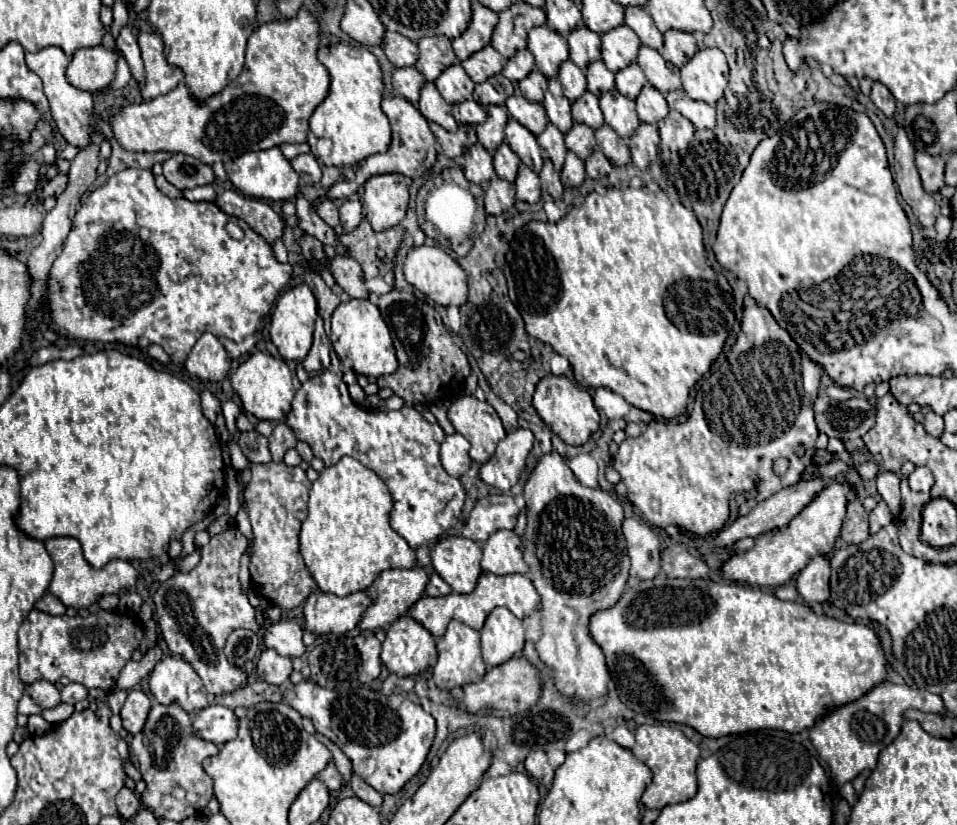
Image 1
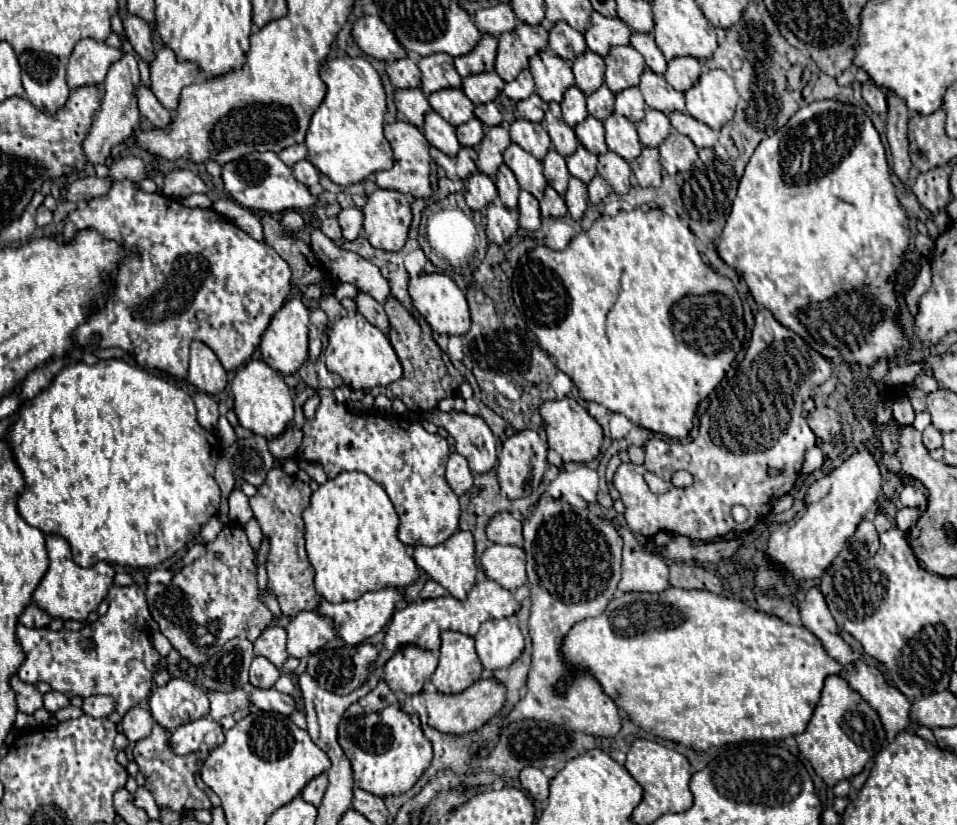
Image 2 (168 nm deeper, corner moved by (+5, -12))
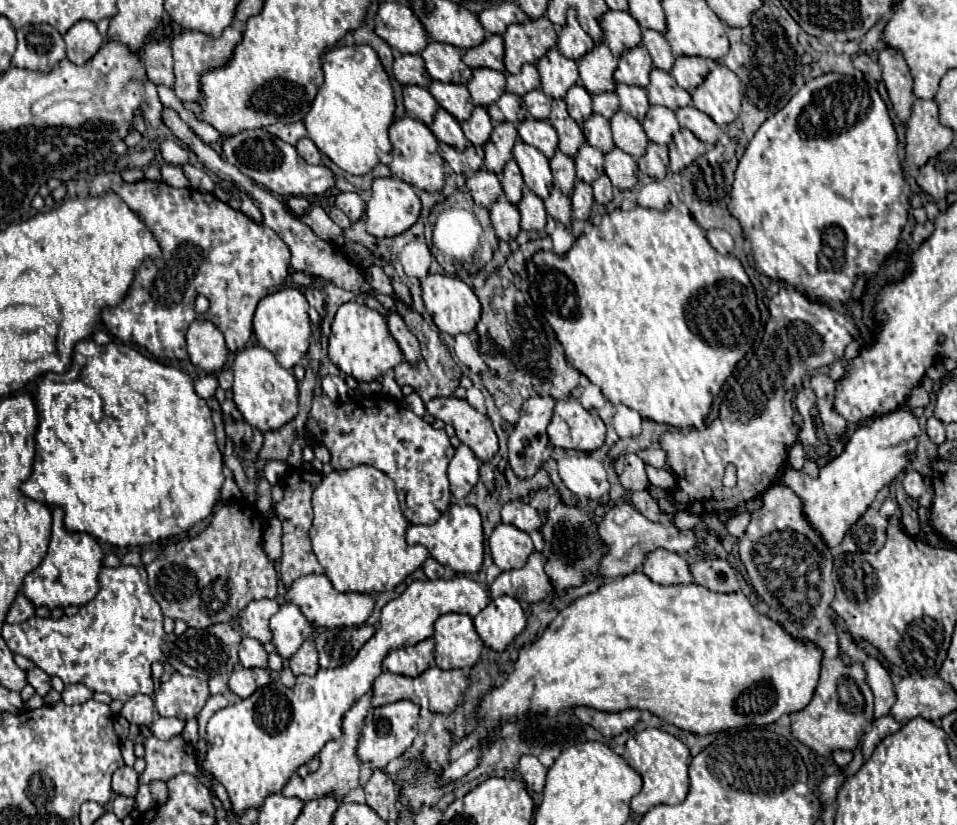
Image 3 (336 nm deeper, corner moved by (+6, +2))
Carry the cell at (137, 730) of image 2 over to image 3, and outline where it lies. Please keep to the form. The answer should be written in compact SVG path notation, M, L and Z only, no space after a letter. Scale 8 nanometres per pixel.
M136 694L132 696L124 708L122 708L122 716L130 722L130 724L150 724L154 718L154 700L150 696L144 694Z

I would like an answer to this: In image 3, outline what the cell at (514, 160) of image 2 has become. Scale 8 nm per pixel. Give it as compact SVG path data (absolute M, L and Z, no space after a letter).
M516 140L512 156L518 162L526 186L540 198L546 198L552 188L552 172L548 158L534 146L528 146L522 140Z

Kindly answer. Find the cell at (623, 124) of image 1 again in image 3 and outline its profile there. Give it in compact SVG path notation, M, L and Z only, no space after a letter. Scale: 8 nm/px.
M618 110L618 112L610 118L610 128L612 128L614 144L616 144L620 150L624 150L626 154L630 154L630 156L634 156L634 158L642 156L642 152L646 150L648 138L646 138L646 134L644 134L644 130L642 130L642 124L640 124L634 116Z

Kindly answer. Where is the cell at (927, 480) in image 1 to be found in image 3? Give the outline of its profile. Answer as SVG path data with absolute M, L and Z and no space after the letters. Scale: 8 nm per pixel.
M910 470L910 472L906 472L906 476L904 476L904 490L906 490L906 494L912 498L912 500L918 500L920 498L920 494L926 490L926 484L924 484L924 478L922 478L922 474L920 472L916 472L916 470Z

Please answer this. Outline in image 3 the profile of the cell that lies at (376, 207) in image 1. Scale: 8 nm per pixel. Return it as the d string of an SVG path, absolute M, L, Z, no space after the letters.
M374 178L372 198L366 206L366 228L372 236L398 236L420 216L420 198L400 178Z

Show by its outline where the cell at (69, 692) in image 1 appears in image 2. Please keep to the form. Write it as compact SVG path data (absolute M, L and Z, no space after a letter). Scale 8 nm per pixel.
M49 690L47 694L43 694L43 708L51 714L55 714L59 708L65 708L69 706L69 700L67 696L63 696L61 692L55 692L55 690Z

